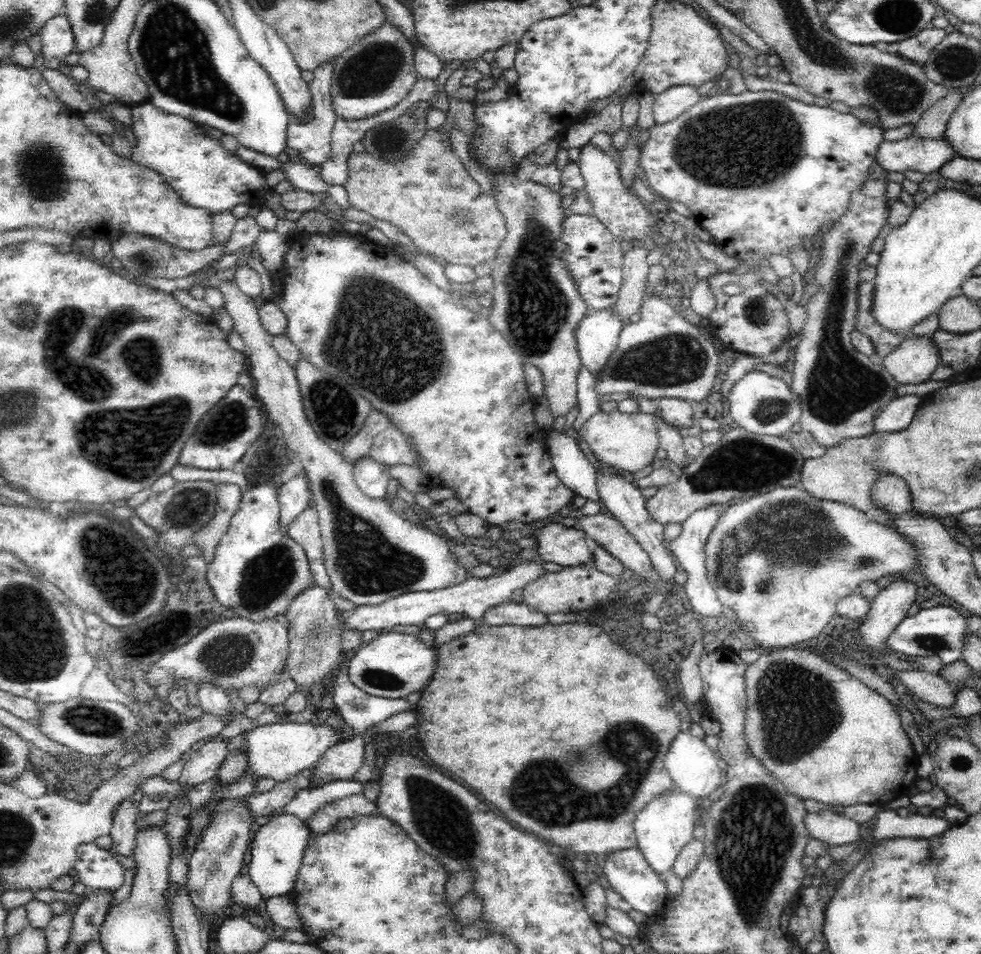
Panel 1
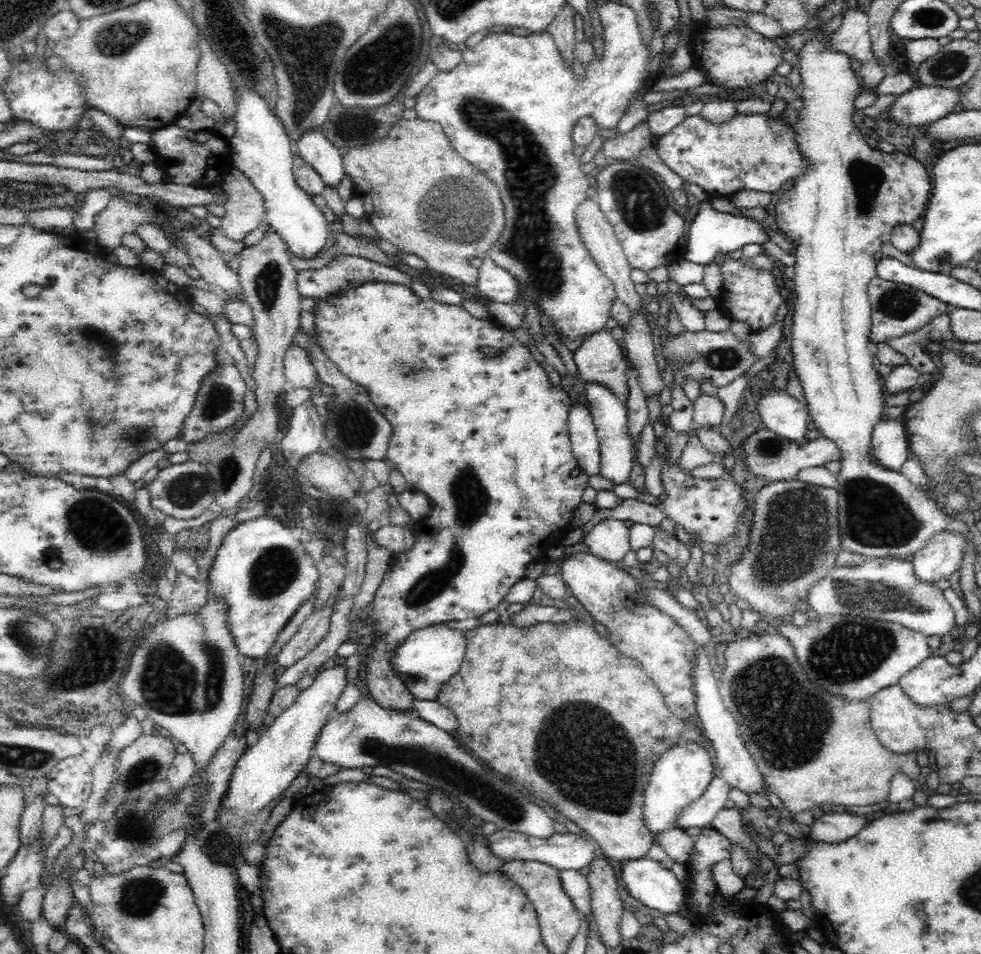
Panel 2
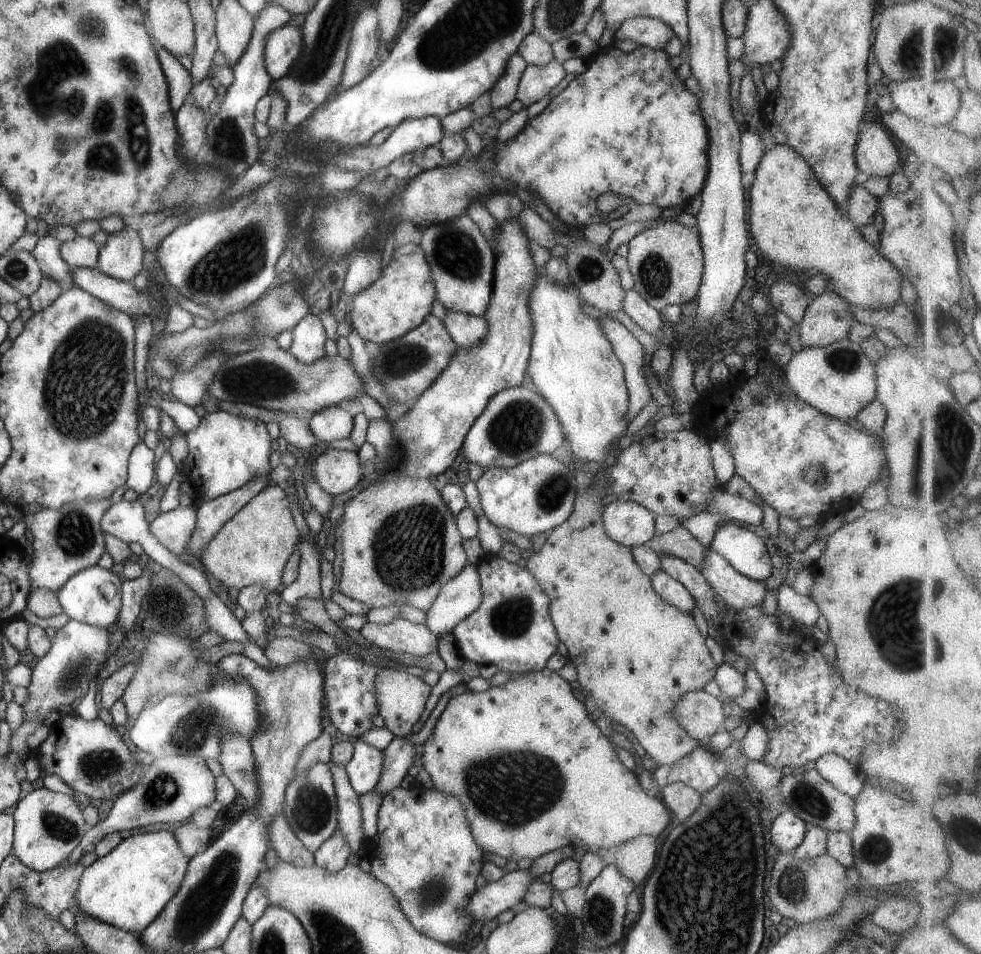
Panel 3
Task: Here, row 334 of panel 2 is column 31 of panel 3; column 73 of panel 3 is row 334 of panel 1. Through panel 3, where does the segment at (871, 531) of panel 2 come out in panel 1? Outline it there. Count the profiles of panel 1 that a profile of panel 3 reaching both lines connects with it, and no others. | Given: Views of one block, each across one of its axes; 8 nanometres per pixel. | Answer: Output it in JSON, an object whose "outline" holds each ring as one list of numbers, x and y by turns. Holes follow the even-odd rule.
{"outline":[[869,179,862,190,856,190,852,196,850,210,834,222,834,227,830,228,828,234,821,240,824,241,824,249,817,267,812,270,811,277,821,285,821,292,811,297,807,307,807,320,802,328,801,342,795,348,795,357,791,361,792,392,797,396,802,414,799,420,801,428,806,432,811,432,813,437,826,448,834,446,847,438,858,438,874,433,873,422,874,411,880,406,887,405,894,400,895,388,898,382,884,368,883,365,875,363,870,357,856,352,849,341,849,332,854,329,856,320,856,279,858,264,867,255,869,246,878,231,888,218,888,212,884,209,884,193,886,183]]}

